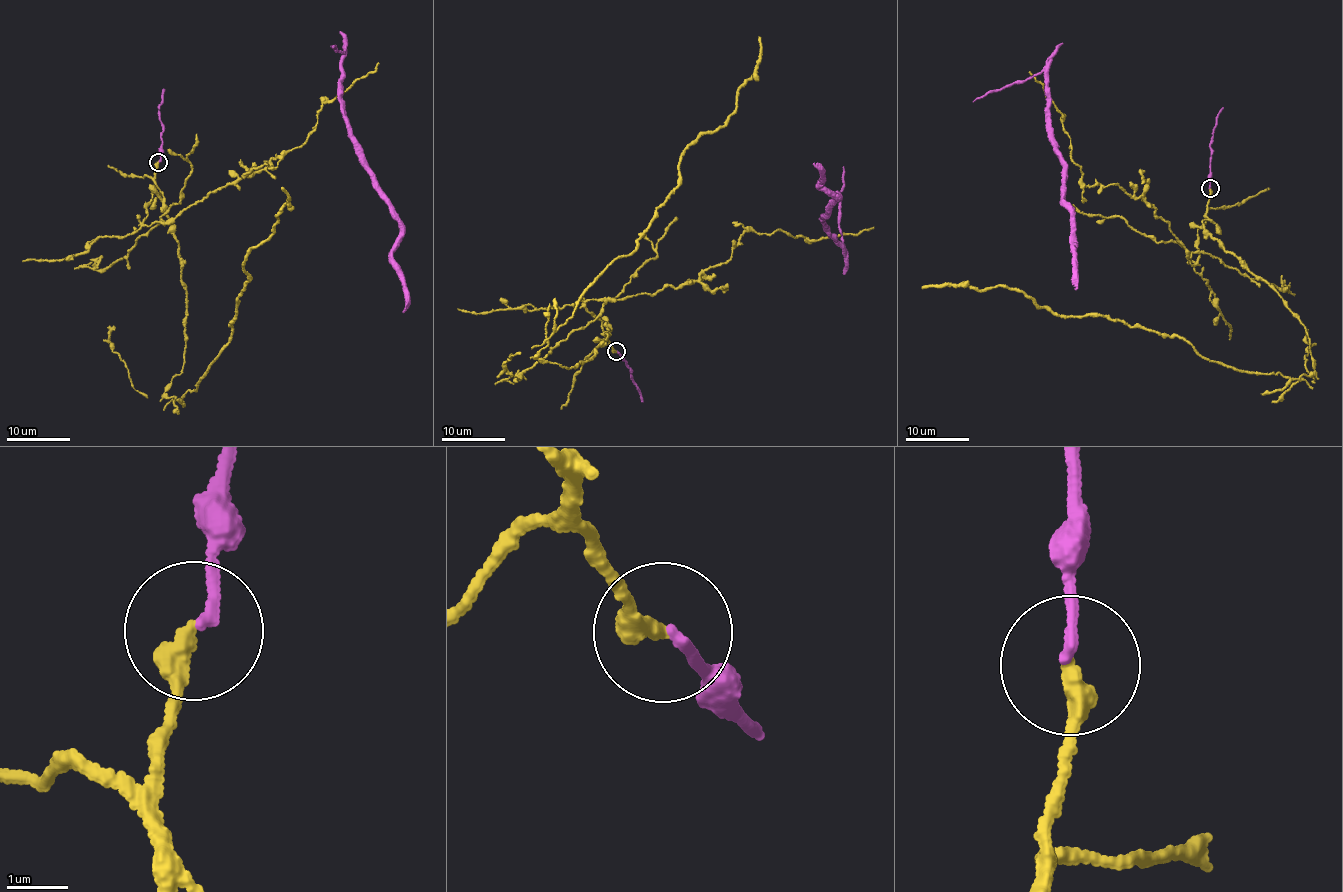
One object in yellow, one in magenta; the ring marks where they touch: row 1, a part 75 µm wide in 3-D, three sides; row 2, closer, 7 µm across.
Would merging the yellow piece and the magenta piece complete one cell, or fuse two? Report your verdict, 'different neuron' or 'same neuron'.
different neuron

